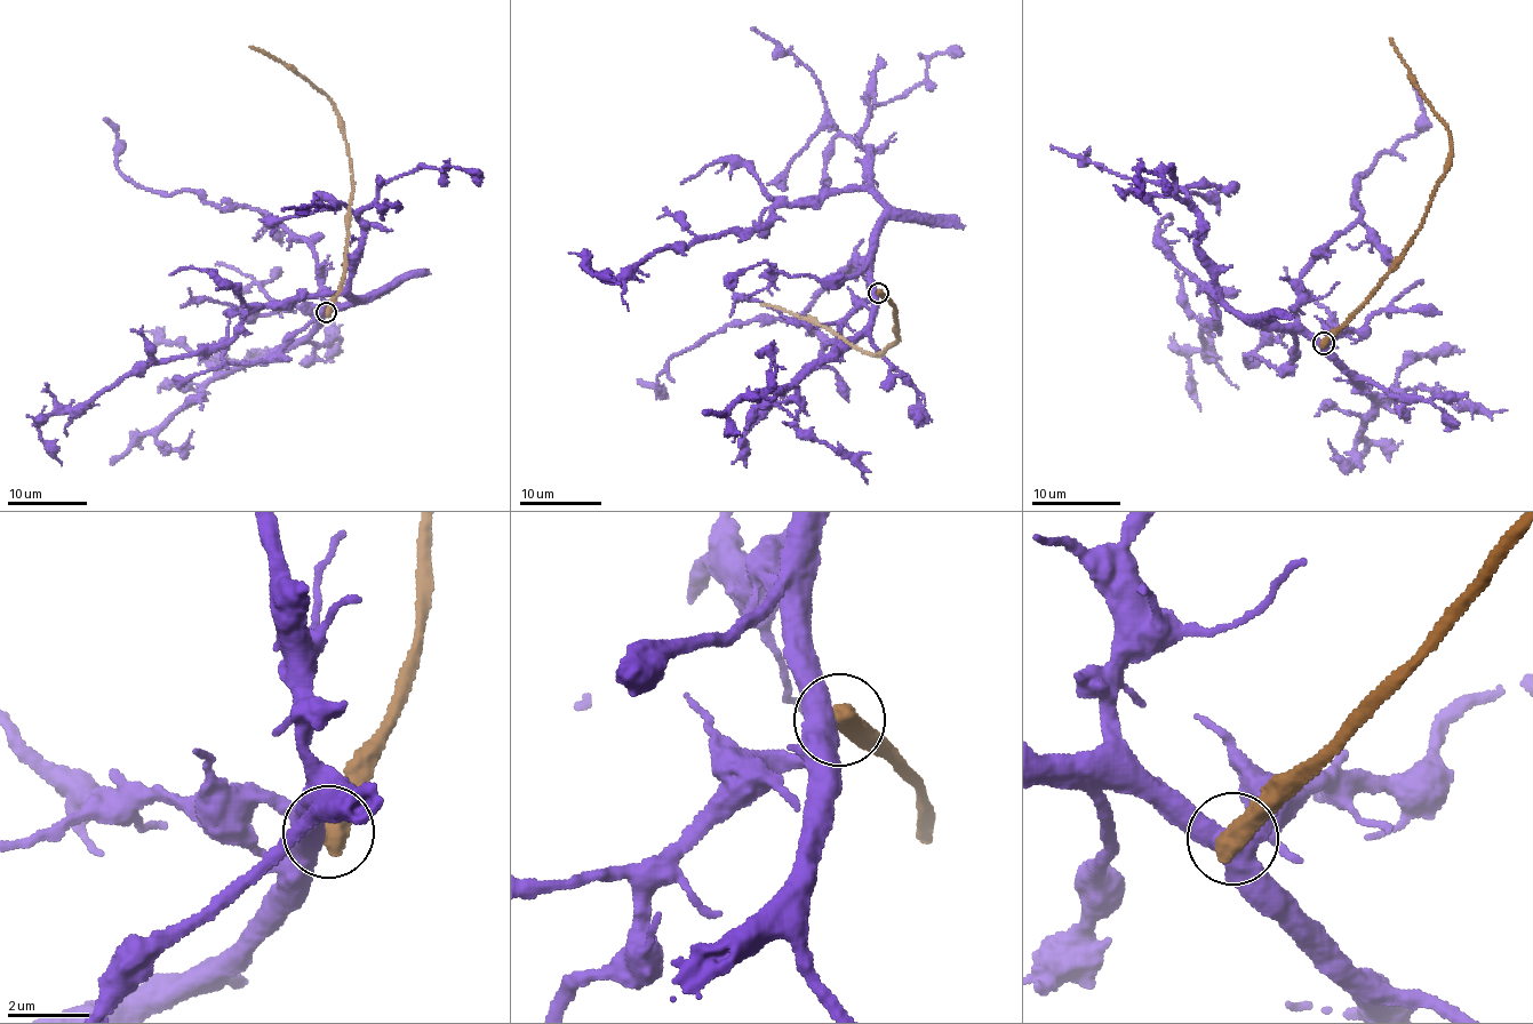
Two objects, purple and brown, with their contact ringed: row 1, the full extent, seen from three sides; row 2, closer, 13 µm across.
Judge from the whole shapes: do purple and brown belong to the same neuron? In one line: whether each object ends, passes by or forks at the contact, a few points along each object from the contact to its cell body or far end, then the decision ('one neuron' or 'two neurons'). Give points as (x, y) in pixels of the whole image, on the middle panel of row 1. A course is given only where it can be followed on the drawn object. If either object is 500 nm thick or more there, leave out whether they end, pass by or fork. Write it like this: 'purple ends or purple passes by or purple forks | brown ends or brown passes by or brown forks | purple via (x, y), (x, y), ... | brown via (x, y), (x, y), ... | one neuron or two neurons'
purple via (877, 292), (886, 209), (863, 189), (783, 202), (757, 229), (645, 256), (621, 277), (588, 270), (621, 285) | brown via (877, 292), (894, 308), (893, 329), (899, 335), (881, 351), (871, 352), (859, 350), (809, 320), (760, 303) | two neurons

